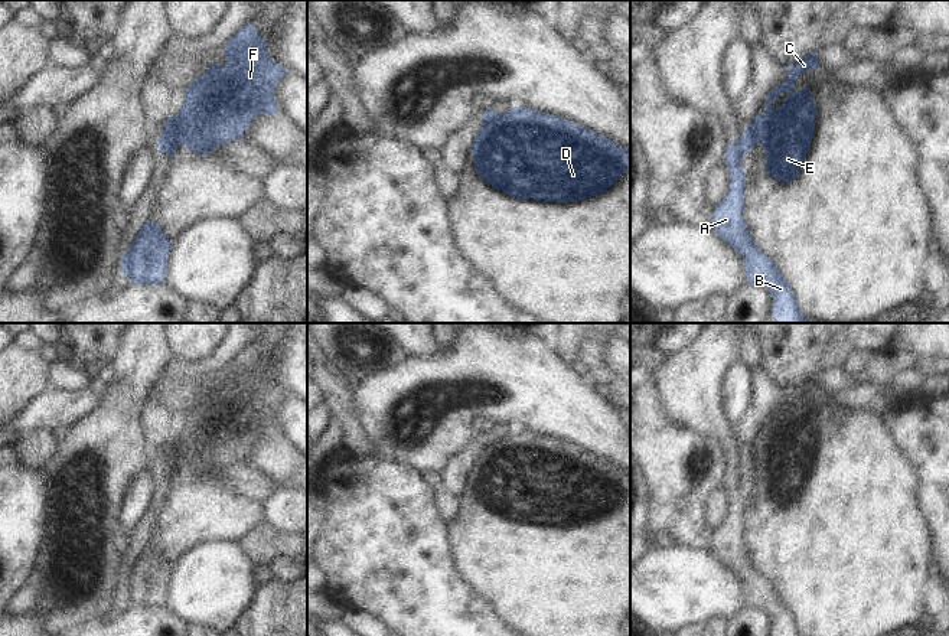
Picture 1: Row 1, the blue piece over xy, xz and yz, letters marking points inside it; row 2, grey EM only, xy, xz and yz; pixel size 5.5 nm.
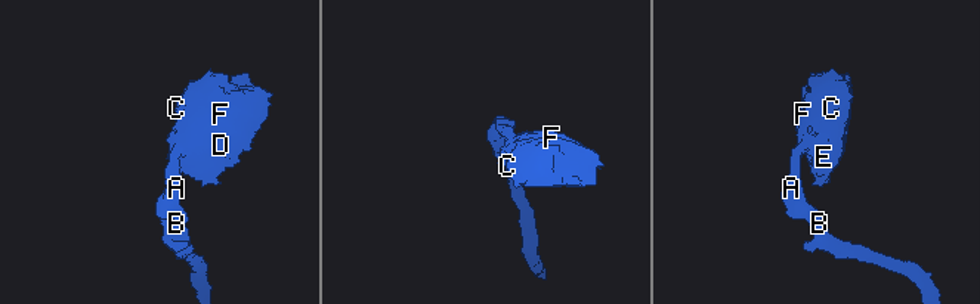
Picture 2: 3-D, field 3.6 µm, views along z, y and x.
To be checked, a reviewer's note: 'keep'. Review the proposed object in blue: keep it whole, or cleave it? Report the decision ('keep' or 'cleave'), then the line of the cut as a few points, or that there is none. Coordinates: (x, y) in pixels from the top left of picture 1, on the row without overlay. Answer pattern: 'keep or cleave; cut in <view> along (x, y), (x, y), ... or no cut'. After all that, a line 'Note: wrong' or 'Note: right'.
cleave; cut in xy along (162, 457), (170, 467), (168, 476)
Note: wrong

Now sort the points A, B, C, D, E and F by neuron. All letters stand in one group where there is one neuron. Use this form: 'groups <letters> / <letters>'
groups A B / C D E F

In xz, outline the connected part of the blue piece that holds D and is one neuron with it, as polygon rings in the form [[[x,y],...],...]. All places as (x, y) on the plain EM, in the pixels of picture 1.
[[[528,430],[486,441],[470,474],[487,508],[537,525],[597,519],[630,492],[630,476],[617,466]]]

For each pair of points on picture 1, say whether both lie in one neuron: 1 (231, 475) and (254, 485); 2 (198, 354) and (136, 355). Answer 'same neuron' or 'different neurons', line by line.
1: same neuron
2: different neurons

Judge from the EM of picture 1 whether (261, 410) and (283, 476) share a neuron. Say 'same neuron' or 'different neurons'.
different neurons

